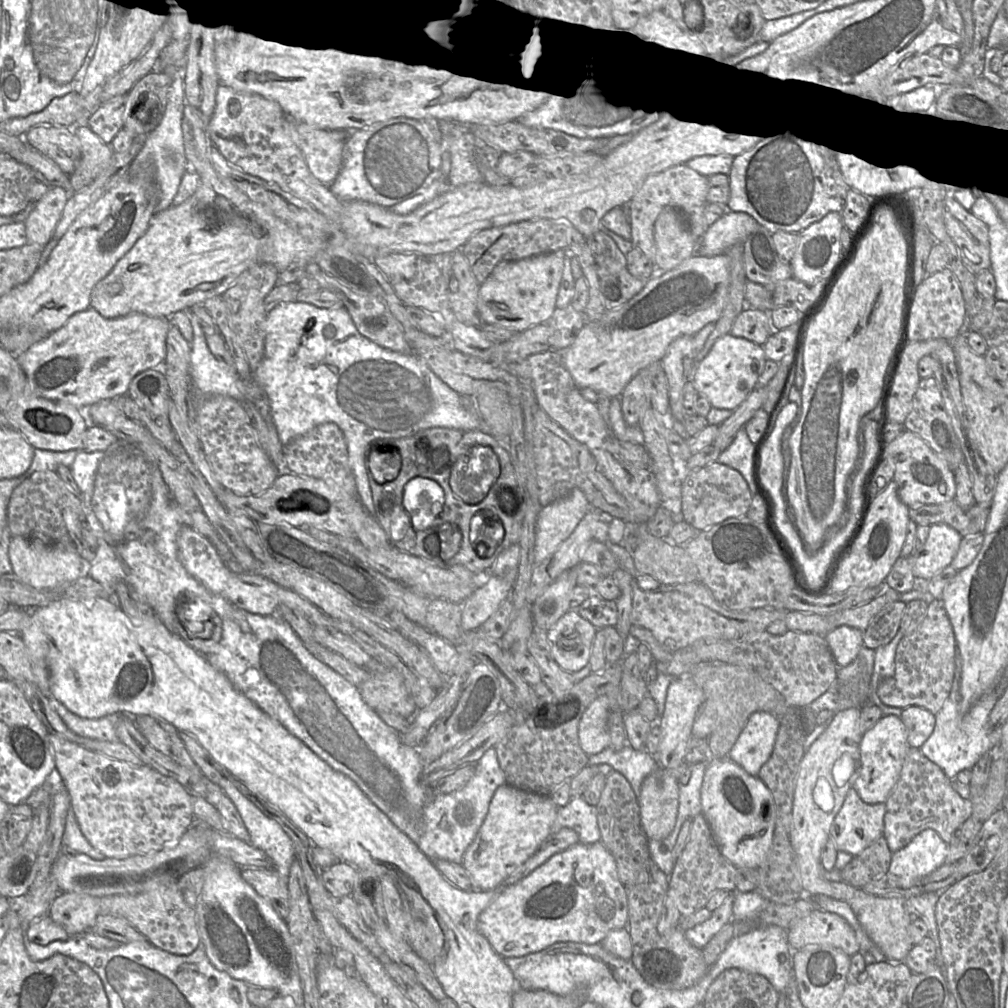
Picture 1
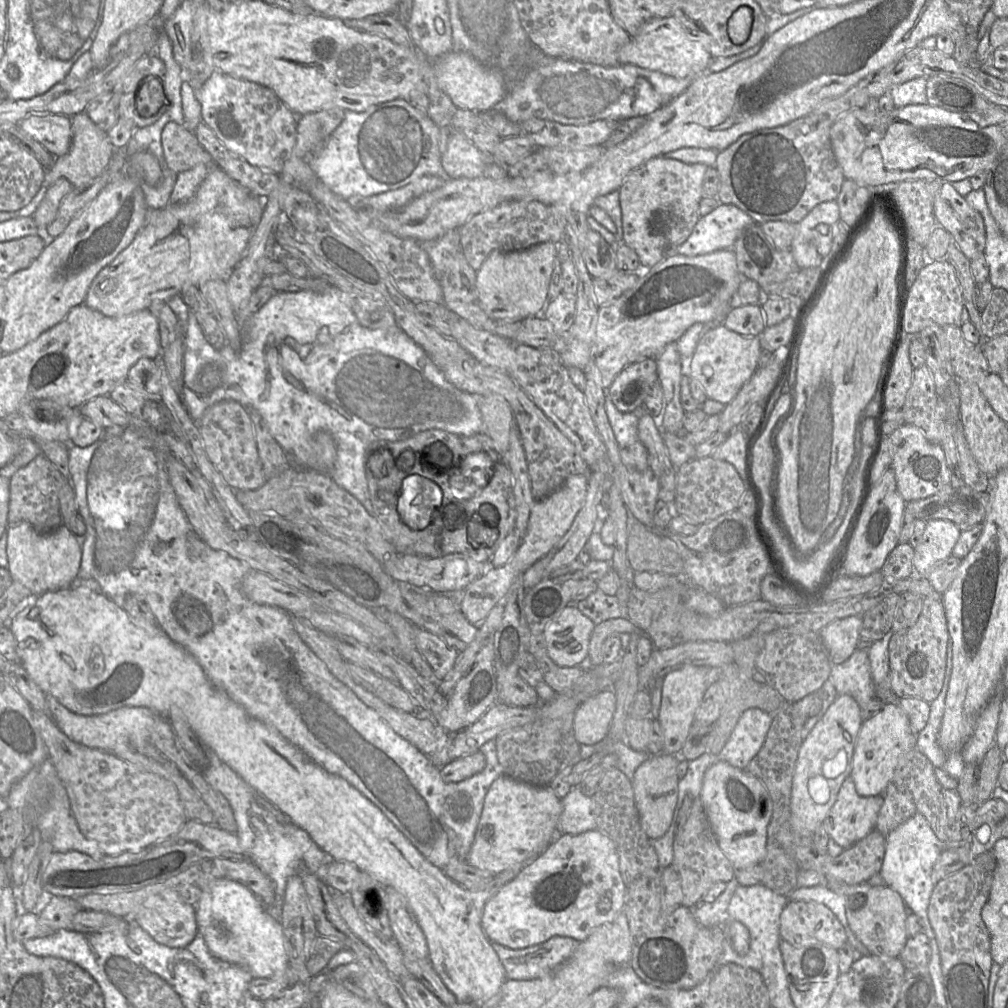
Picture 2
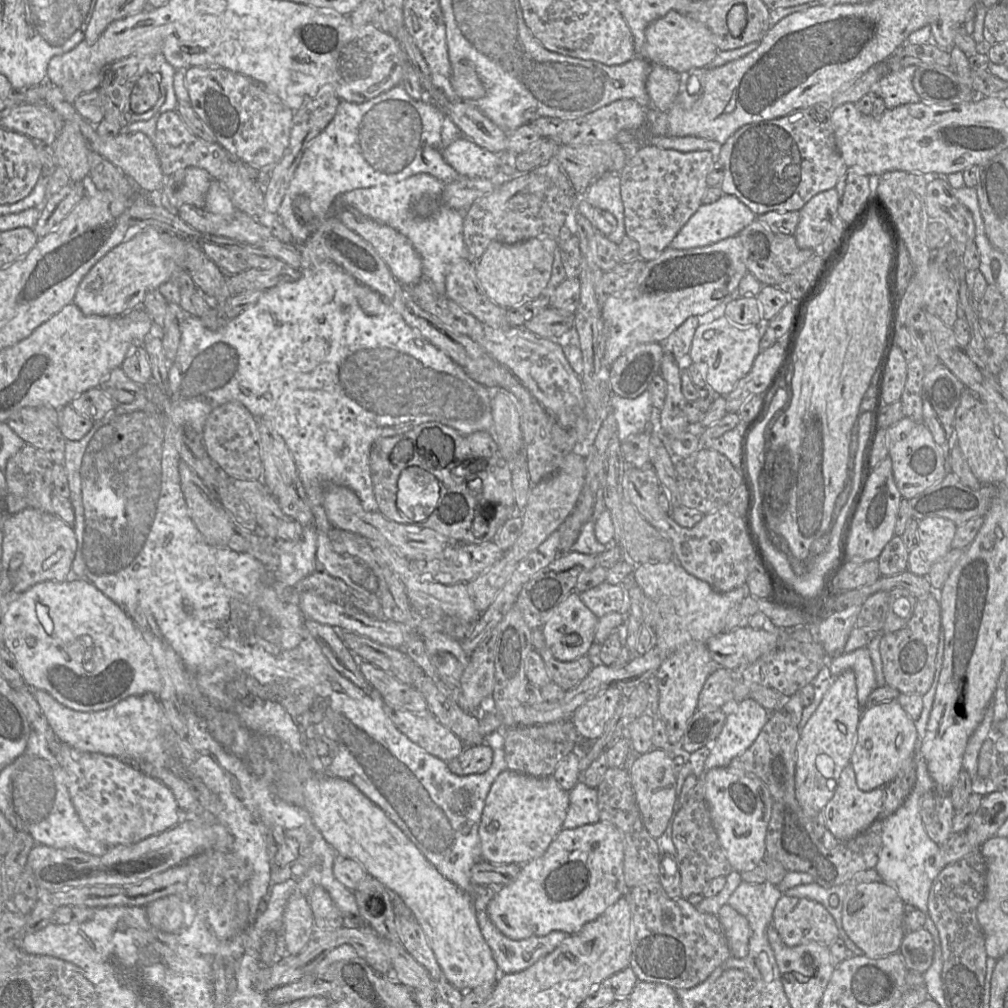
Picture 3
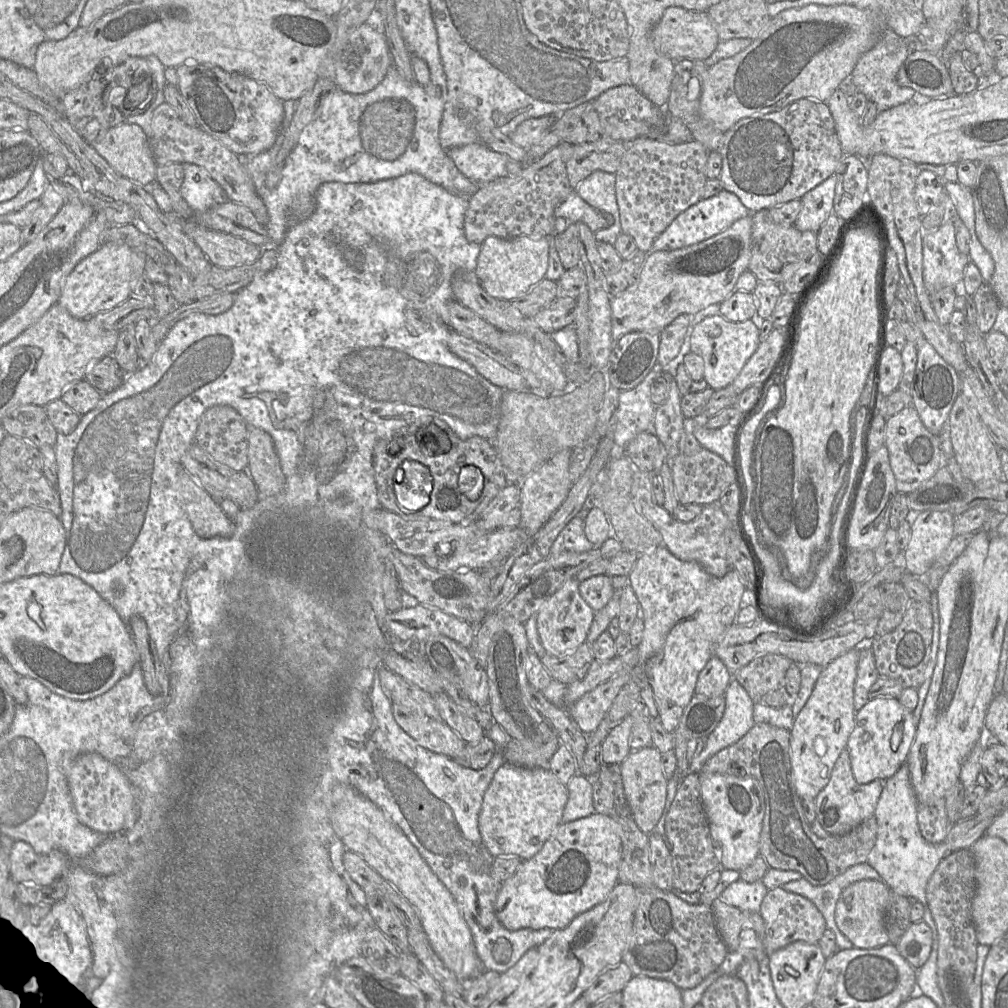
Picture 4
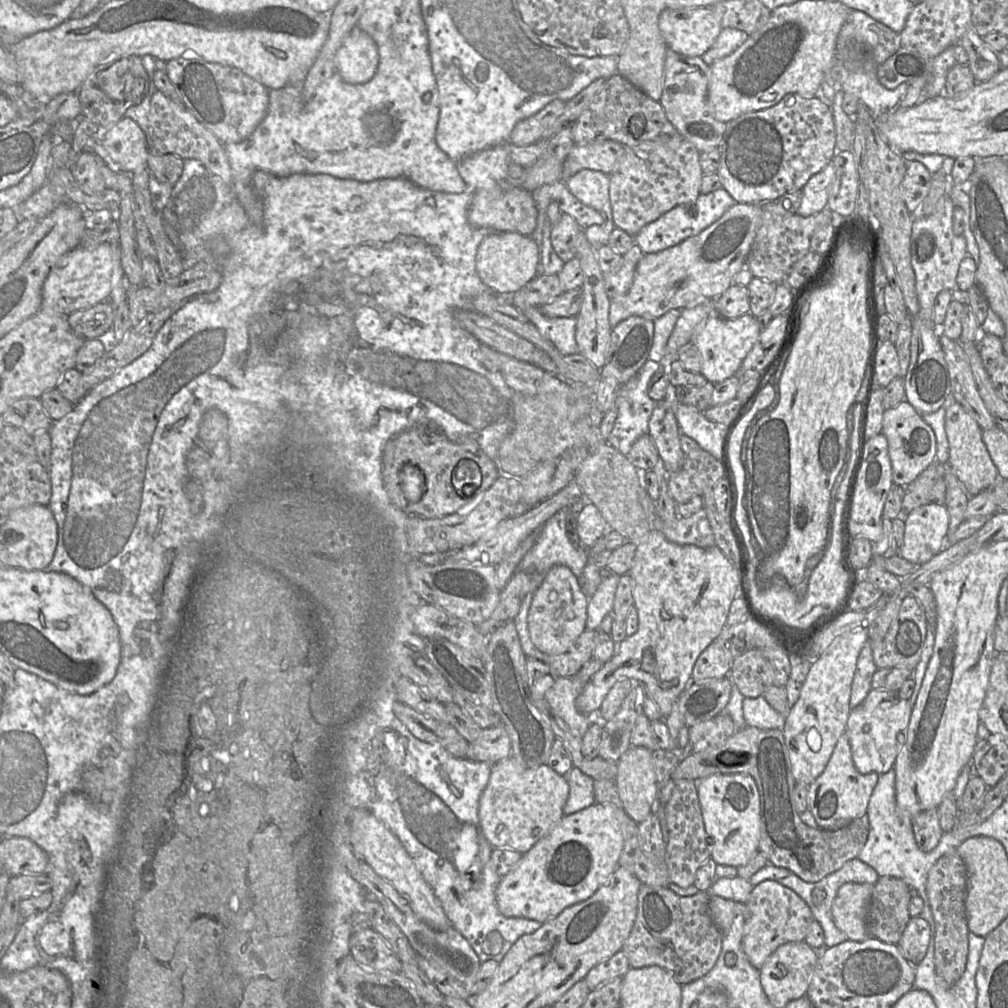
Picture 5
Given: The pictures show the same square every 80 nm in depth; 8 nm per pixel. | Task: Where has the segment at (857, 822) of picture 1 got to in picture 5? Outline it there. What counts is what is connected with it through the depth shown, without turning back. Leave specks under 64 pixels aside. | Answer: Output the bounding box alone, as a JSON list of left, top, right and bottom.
[808,733,879,830]

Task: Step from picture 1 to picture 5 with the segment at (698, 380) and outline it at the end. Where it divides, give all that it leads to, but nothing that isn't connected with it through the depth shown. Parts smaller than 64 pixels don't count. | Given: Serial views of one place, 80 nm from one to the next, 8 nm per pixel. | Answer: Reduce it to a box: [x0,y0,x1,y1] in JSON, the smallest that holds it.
[690,313,760,384]

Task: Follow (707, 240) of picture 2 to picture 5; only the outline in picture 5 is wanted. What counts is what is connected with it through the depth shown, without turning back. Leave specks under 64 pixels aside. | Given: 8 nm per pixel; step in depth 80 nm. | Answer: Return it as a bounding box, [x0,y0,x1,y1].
[634,187,737,254]

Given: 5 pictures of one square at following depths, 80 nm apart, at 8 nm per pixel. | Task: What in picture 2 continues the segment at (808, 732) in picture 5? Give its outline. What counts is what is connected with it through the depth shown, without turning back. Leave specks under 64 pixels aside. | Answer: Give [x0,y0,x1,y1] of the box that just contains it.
[790,694,862,837]

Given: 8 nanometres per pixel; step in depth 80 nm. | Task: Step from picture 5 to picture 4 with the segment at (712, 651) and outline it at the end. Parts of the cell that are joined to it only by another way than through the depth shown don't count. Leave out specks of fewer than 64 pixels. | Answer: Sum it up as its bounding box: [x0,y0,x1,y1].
[696,655,733,697]

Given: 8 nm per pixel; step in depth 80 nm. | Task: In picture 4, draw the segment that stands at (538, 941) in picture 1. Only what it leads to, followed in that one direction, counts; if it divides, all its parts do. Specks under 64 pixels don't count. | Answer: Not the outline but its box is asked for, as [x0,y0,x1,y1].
[495,813,623,930]

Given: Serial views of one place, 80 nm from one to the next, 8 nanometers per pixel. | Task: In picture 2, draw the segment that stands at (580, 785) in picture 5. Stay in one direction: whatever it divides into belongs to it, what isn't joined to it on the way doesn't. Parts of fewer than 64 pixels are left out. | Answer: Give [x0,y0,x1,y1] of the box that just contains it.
[558,786,597,835]

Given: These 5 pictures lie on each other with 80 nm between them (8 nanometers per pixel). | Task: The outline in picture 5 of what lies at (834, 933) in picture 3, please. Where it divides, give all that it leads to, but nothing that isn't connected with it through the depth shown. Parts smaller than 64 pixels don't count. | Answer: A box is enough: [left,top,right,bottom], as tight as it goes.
[742,880,814,969]

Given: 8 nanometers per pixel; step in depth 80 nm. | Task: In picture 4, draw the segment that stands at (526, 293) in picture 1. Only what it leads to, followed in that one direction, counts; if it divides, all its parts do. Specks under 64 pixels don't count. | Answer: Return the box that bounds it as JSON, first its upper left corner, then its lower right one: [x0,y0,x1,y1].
[475,236,549,301]

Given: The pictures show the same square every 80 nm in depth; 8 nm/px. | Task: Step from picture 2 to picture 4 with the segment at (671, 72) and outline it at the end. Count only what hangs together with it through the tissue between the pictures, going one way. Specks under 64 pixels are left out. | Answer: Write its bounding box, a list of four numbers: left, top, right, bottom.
[651,7,720,62]

